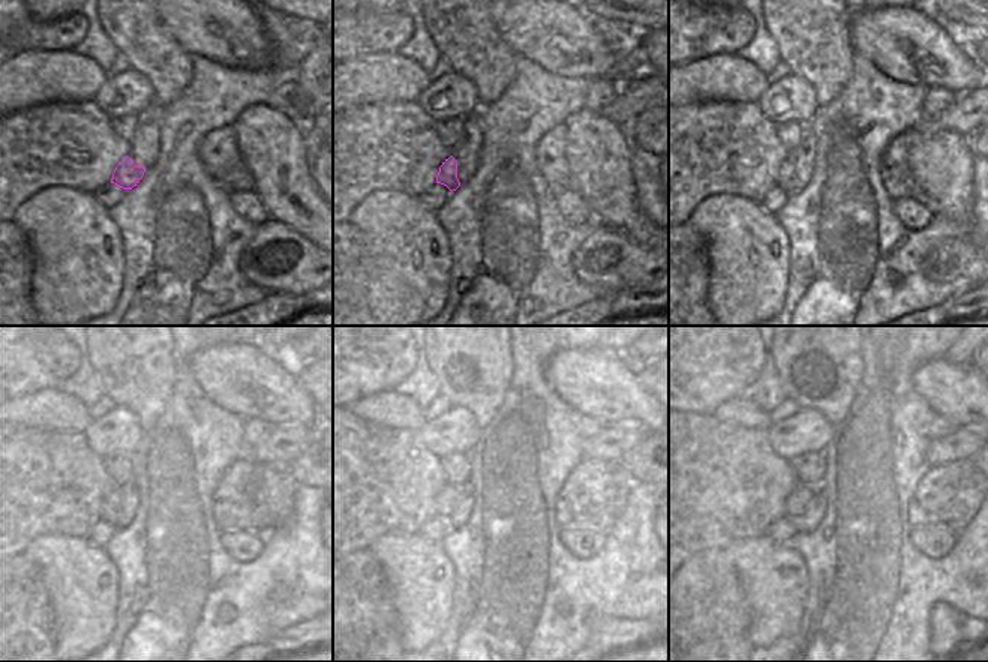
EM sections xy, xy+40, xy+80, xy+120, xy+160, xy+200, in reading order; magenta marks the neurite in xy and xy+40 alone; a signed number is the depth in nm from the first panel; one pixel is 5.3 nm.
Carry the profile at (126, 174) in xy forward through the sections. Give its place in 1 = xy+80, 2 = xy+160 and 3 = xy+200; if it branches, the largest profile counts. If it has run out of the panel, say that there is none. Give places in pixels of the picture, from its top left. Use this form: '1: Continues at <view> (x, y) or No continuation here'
1: Continues at xy+80 (784, 174)
2: Continues at xy+160 (444, 505)
3: Continues at xy+200 (798, 500)

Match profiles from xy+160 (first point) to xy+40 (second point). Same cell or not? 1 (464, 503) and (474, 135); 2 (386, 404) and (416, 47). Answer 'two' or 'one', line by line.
1: one
2: two

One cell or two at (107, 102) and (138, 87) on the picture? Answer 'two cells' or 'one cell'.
one cell

